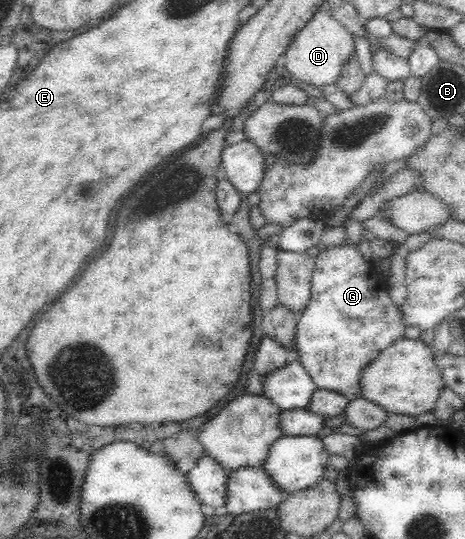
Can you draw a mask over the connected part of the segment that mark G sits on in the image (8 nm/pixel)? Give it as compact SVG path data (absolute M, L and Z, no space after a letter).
M350 221L345 226L344 235L344 242L338 246L319 246L310 276L310 300L302 313L297 315L295 348L297 361L306 369L318 390L337 391L351 401L361 397L361 371L382 350L404 337L406 325L400 306L388 296L387 276L379 272L375 263L366 261L360 252L357 244L363 237L362 223Z

